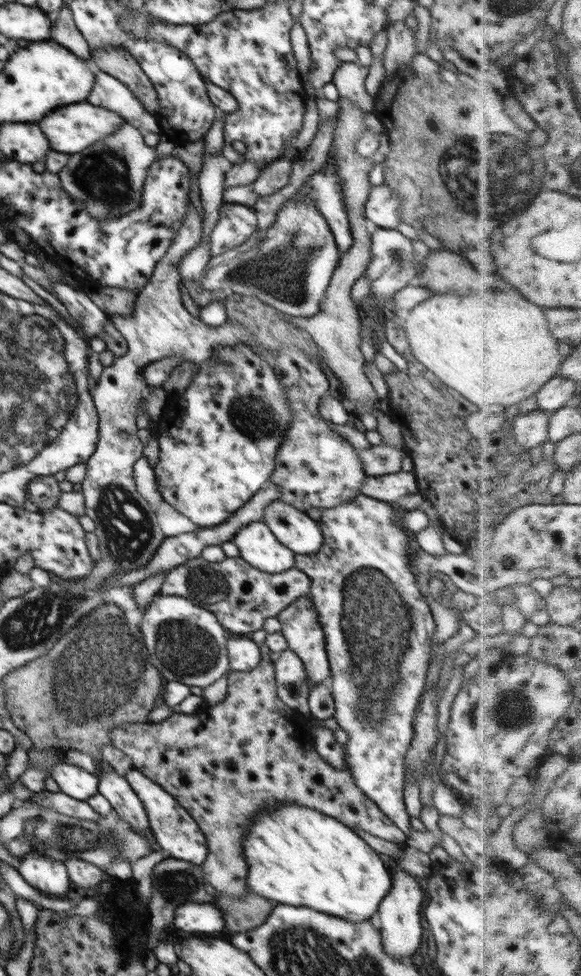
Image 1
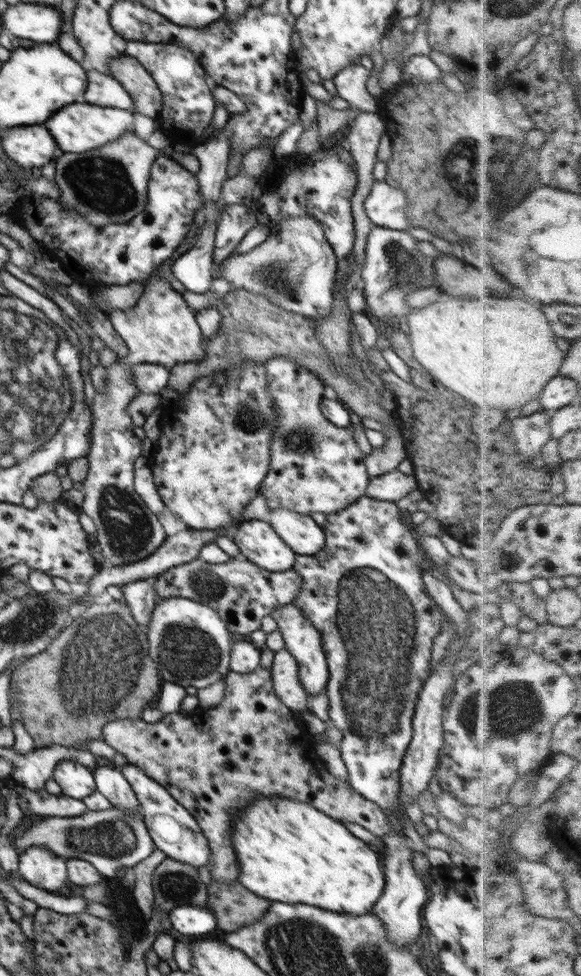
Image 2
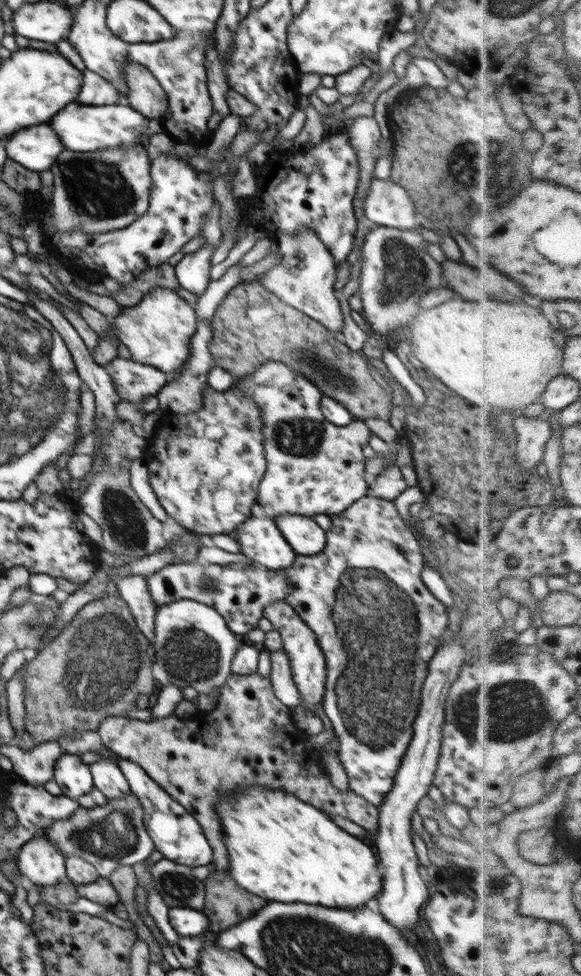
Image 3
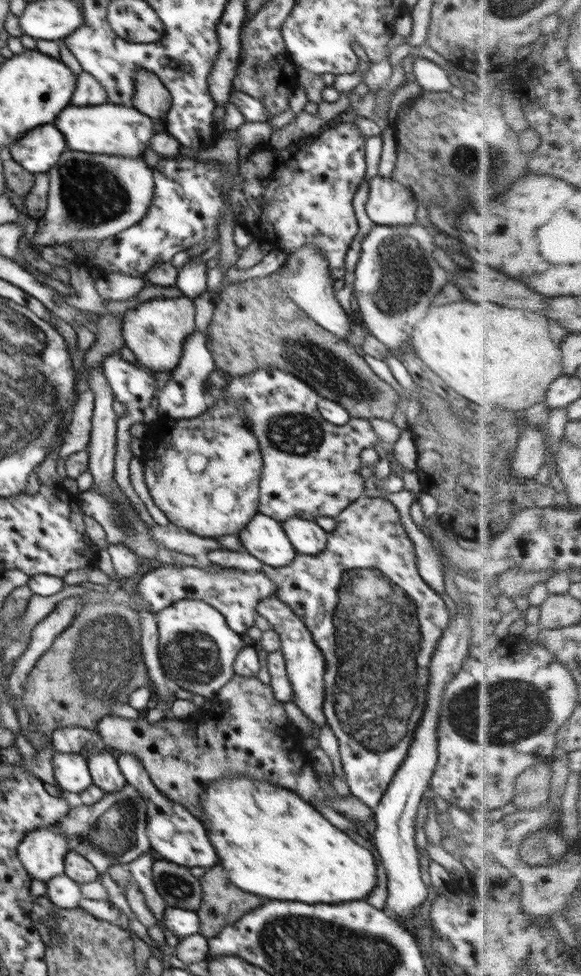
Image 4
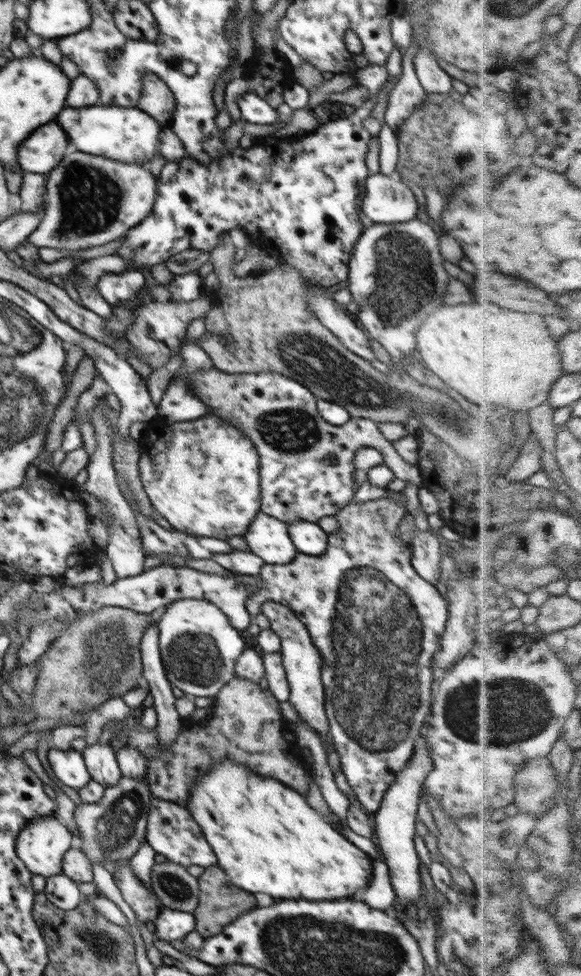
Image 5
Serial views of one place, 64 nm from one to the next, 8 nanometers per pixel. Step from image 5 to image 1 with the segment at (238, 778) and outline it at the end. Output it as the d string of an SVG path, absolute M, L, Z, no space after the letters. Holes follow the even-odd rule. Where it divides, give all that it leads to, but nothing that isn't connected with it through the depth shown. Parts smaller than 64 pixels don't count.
M285 804L258 812L251 824L248 833L242 837L244 858L248 864L246 885L249 891L268 900L290 906L310 906L354 922L370 919L372 914L378 912L378 905L391 886L388 860L368 846L349 826L298 804Z

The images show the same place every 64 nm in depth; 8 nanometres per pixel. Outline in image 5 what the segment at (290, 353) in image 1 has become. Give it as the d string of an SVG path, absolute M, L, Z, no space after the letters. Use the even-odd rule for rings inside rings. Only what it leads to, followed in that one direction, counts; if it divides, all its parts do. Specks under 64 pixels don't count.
M210 367L202 371L186 373L186 380L192 386L195 396L206 406L207 413L220 417L224 422L236 426L244 436L248 436L260 458L259 483L261 488L260 511L280 519L282 522L308 521L317 523L325 516L335 516L342 507L350 503L358 484L354 480L354 458L356 451L364 446L372 446L384 456L385 464L395 476L406 482L422 486L422 476L418 465L404 461L394 449L392 441L384 438L377 422L367 418L349 419L348 424L334 426L326 422L317 412L317 398L302 383L278 372L228 374Z

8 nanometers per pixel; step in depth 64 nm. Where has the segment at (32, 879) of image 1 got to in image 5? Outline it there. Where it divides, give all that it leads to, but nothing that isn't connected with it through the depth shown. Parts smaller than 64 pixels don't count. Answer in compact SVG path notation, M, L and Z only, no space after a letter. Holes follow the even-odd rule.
M54 813L24 825L15 850L32 874L48 878L63 873L64 853L75 844L73 834Z

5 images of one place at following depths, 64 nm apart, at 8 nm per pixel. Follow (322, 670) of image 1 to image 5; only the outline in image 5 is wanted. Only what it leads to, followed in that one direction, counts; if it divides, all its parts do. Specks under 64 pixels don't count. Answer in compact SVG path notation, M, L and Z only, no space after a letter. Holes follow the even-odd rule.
M268 600L268 602L264 602L260 606L260 613L268 617L270 621L269 628L281 638L279 653L281 654L284 670L287 673L286 678L290 688L289 702L294 706L294 710L298 712L300 718L320 737L320 741L322 741L326 750L326 755L328 755L328 766L332 769L332 773L336 775L341 772L338 754L332 747L329 747L329 745L332 745L330 740L325 743L326 738L328 738L328 732L330 732L330 725L325 713L326 693L320 676L322 656L318 652L318 648L314 646L308 629L301 619L297 617L298 614L290 610L290 607Z

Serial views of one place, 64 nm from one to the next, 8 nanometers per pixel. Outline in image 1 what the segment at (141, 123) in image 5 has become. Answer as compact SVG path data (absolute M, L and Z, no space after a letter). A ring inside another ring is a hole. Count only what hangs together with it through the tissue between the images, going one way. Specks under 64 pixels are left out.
M86 100L61 106L58 110L50 112L48 116L44 116L38 125L42 126L40 129L48 137L52 150L71 155L86 150L94 142L104 140L106 136L114 134L118 126L122 126L126 122L127 120L120 113L110 111L104 107L94 106Z

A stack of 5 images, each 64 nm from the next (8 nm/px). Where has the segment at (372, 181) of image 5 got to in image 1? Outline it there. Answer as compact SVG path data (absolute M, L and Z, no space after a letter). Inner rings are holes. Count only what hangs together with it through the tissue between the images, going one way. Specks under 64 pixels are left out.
M384 183L371 185L370 195L364 203L364 213L368 221L380 228L397 229L402 222L400 198Z

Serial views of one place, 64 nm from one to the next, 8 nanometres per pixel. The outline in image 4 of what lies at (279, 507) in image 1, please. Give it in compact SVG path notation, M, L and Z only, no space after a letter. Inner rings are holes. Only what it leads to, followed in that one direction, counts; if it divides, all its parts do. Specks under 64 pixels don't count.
M294 516L282 521L282 526L297 553L314 556L326 549L328 533L316 521Z

